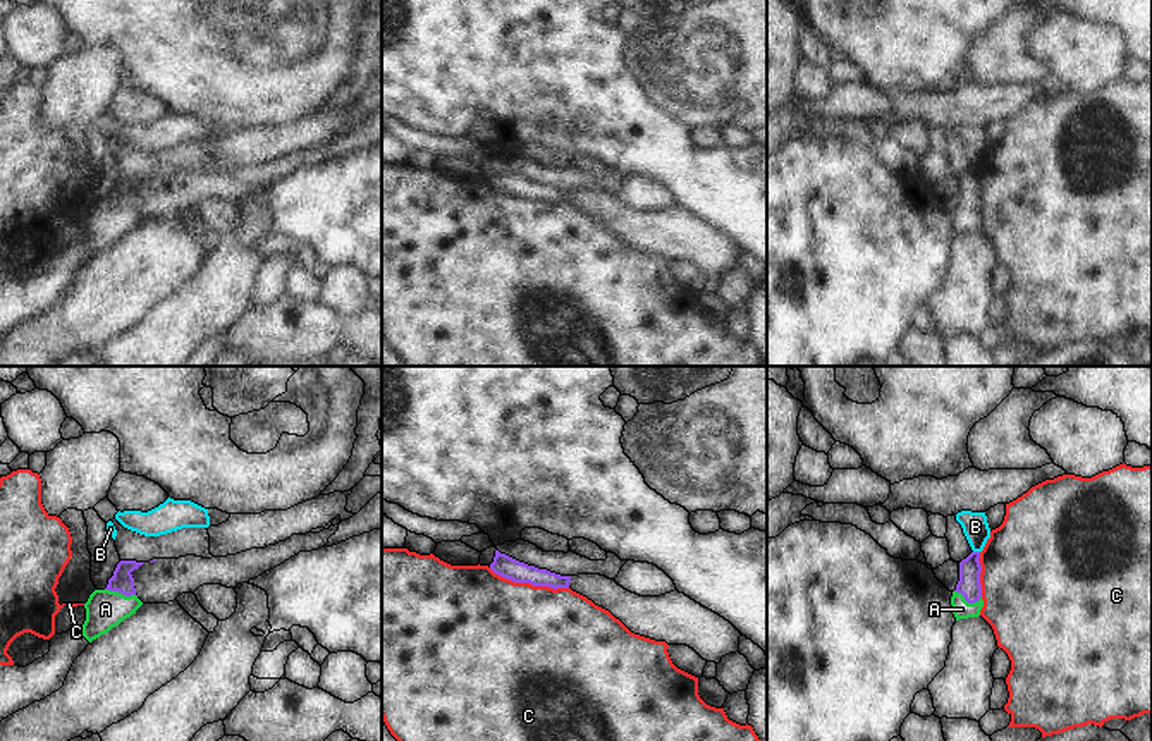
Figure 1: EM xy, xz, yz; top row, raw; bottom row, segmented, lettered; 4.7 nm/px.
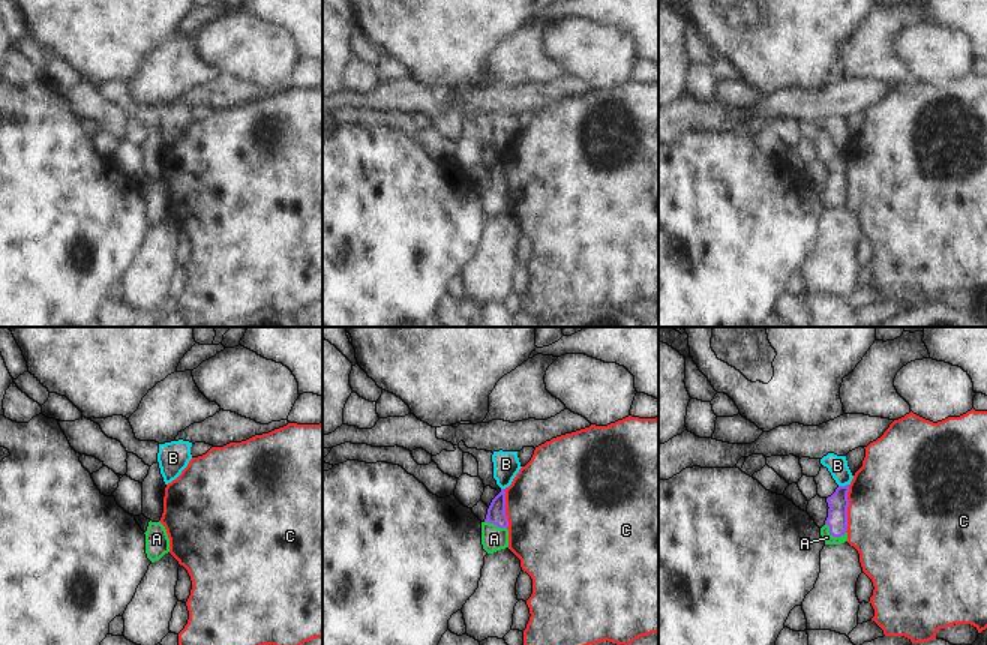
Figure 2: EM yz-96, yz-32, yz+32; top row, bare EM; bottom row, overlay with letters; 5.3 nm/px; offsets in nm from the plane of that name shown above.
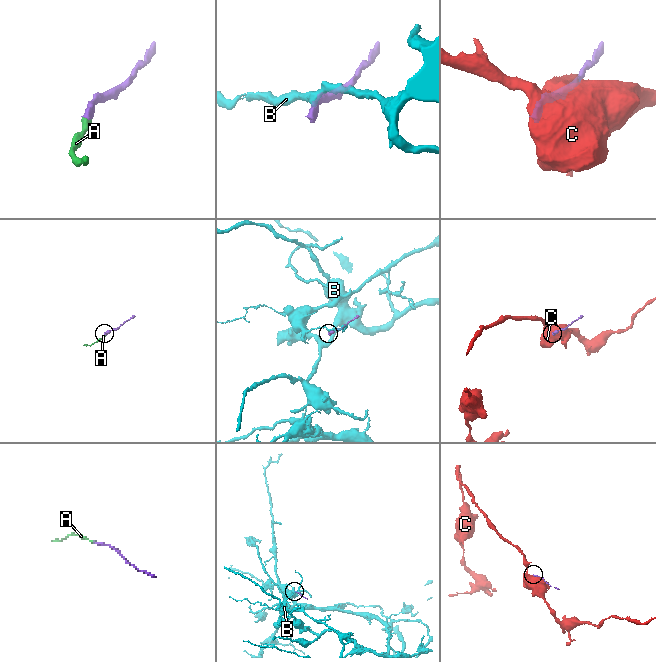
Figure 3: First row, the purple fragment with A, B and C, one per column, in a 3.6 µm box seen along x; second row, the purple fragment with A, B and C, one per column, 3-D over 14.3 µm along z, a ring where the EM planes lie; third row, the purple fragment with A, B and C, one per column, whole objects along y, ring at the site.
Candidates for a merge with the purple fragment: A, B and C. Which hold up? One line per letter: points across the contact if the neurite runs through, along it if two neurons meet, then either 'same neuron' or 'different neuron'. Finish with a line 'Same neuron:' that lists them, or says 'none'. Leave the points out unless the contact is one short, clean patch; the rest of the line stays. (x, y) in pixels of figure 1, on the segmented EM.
A: way xy (122, 581), (121, 592), (105, 609); same neuron
B: border yz (974, 551), (979, 552); different neuron
C: different neuron
Same neuron: A

